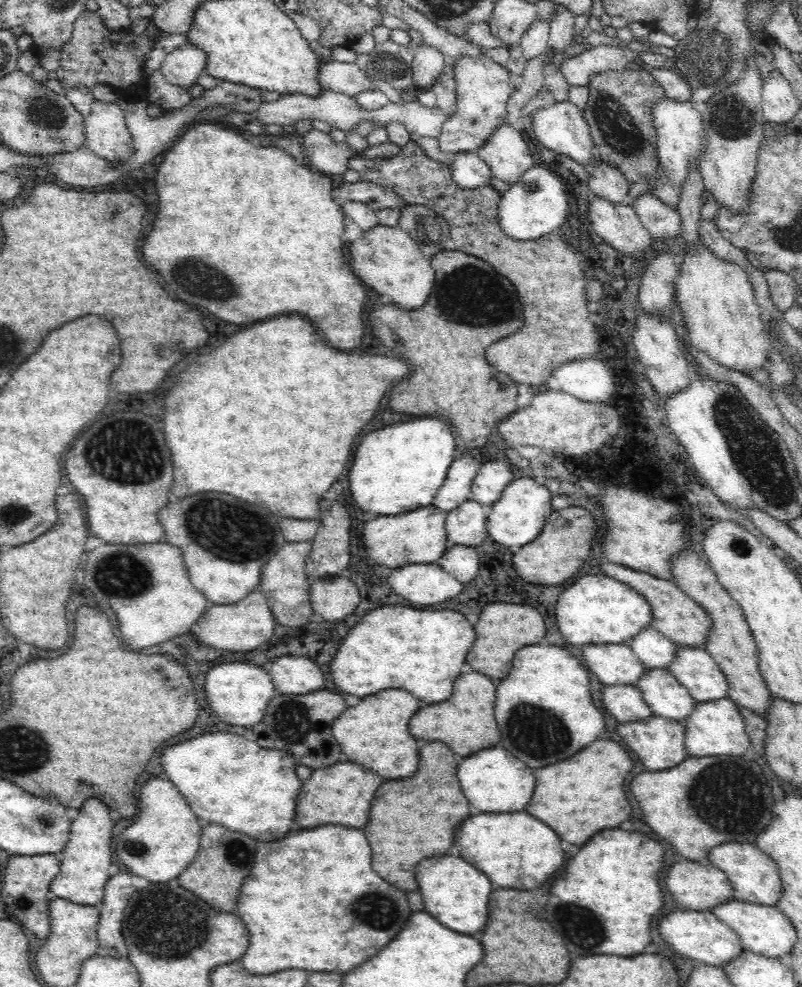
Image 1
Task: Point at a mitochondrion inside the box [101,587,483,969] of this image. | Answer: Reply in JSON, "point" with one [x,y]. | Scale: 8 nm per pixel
{"point":[166,924]}

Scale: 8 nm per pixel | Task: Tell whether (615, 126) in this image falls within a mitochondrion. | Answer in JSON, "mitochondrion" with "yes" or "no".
{"mitochondrion":"yes"}

